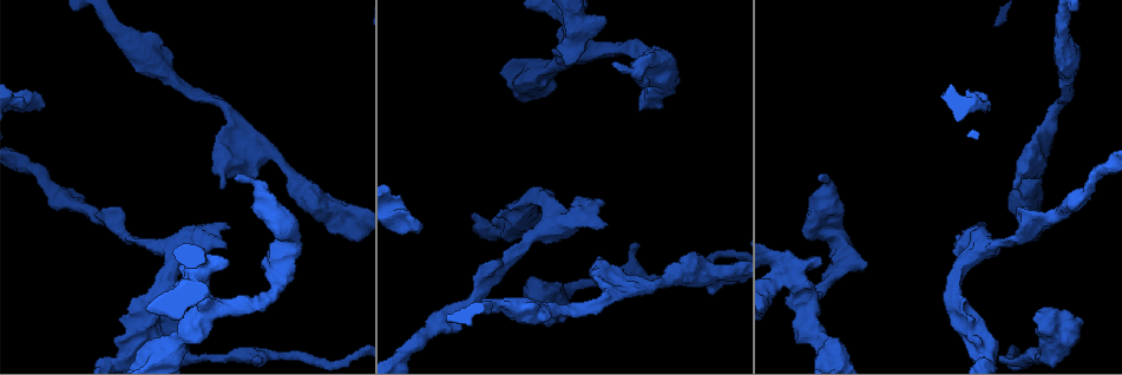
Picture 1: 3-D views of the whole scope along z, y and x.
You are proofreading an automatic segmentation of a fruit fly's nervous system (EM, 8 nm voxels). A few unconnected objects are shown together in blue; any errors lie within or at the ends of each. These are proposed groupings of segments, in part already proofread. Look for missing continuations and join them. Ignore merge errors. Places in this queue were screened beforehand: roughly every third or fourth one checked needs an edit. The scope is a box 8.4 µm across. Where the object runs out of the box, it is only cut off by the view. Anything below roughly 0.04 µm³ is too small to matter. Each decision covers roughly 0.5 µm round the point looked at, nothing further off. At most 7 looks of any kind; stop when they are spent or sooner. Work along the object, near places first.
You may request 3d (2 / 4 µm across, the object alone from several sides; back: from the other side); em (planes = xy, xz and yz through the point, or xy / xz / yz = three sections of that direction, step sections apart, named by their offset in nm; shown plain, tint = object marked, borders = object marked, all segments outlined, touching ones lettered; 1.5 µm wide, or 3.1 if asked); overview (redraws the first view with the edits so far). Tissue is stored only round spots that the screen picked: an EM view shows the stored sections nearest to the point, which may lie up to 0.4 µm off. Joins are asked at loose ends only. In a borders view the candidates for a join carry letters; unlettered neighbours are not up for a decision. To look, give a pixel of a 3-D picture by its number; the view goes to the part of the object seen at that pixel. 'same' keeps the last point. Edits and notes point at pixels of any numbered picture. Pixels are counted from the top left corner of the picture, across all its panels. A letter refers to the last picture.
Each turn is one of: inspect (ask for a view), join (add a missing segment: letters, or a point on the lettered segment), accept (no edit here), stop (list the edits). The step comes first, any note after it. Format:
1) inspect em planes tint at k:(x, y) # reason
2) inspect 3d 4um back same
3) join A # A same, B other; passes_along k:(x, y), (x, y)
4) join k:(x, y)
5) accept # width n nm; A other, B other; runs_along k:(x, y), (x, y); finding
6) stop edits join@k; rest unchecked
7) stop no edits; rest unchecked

inspect em xy step 8 borders at 1:(989, 110) # branch stops here

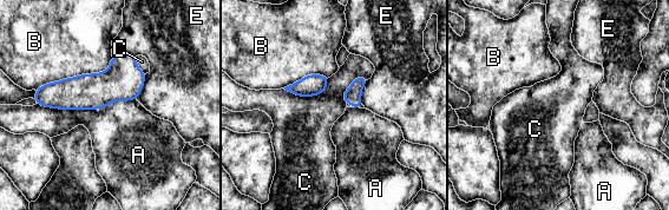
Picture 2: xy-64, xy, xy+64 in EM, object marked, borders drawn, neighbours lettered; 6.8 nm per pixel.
accept # A other, B other, C other, E other; border 2:(330, 77), (317, 94), (283, 89); no lettered segment goes on from it

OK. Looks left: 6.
inspect em planes plain at 1:(236, 180) # branch stops here

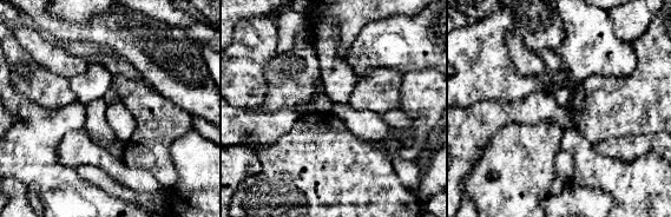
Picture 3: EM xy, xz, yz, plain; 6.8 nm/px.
inspect em planes tint same # where the object lies

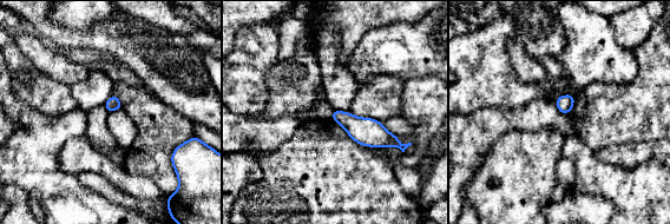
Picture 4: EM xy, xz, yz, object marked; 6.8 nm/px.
inspect em planes borders same

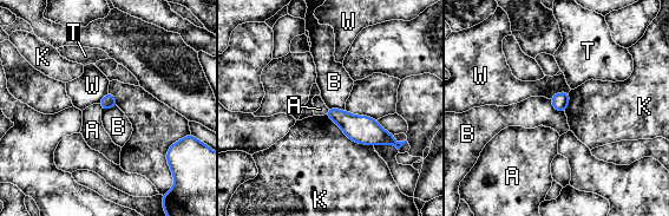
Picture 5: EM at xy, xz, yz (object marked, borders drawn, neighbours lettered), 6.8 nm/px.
accept # A other, B other, K other, T other, W other; border 5:(549, 99), (556, 110), (564, 112); none of them fits

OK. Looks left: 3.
inspect em yz step 4 tint at 1:(600, 256) # an open end

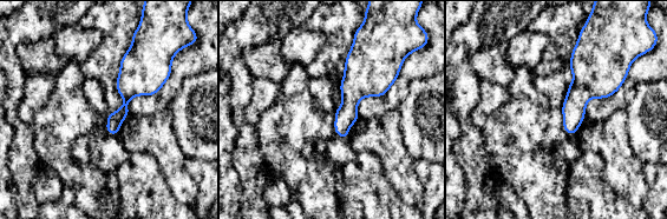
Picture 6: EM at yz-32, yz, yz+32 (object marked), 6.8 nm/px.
inspect em planes borders same

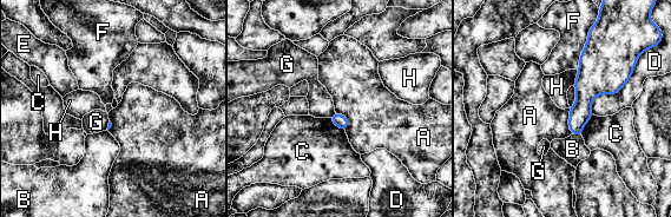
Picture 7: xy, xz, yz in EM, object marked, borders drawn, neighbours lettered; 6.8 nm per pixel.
accept # longest_contact D 440 nm; A other, B other, C other, D other, E other, F other, G other, H other; border 7:(568, 109), (568, 130), (572, 133); none of them fits

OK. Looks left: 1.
stop no edits; rest unchecked

